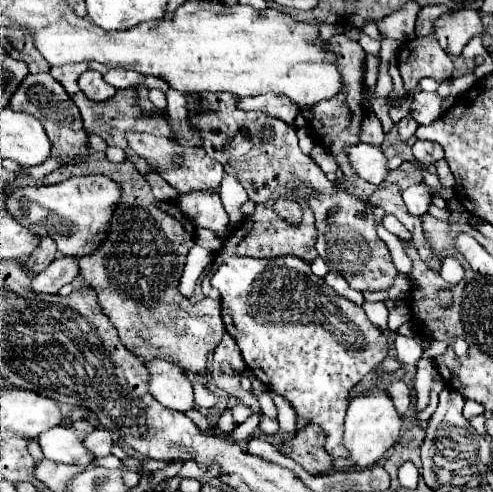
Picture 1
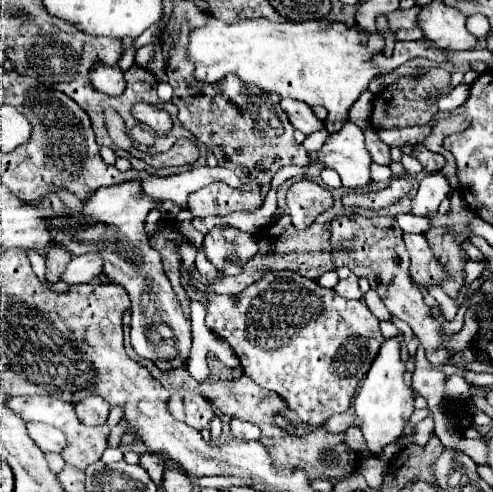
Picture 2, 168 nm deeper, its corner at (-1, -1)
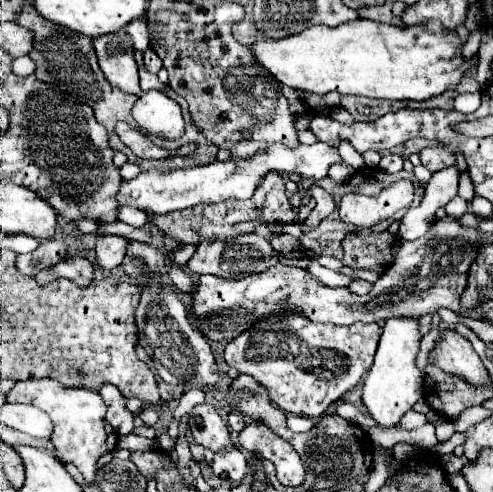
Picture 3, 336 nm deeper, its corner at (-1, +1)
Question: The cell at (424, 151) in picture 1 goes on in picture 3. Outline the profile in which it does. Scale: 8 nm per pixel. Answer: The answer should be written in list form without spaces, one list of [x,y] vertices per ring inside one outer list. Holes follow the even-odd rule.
[[[445,147],[423,149],[423,151],[419,153],[419,157],[421,157],[421,163],[423,163],[431,173],[455,165],[455,155],[453,155],[449,149],[445,149]]]

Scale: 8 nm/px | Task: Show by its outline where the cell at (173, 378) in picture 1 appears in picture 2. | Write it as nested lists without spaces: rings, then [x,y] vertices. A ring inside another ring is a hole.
[[[187,389],[173,391],[171,401],[169,401],[169,411],[175,419],[187,423],[189,427],[197,431],[209,429],[209,423],[217,415],[215,407],[205,397]]]

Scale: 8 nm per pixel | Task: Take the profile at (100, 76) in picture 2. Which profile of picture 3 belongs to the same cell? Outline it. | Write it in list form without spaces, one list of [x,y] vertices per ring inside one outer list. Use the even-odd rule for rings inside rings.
[[[121,29],[121,33],[111,33],[95,39],[93,47],[97,51],[103,75],[113,87],[125,93],[135,93],[135,95],[143,93],[139,89],[139,75],[137,75],[139,67],[133,59],[133,45],[125,29]]]

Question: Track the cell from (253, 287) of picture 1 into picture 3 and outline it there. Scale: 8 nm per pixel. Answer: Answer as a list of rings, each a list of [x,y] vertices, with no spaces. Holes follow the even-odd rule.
[[[279,311],[227,341],[225,361],[265,385],[273,403],[283,411],[319,419],[369,371],[379,335],[381,327],[377,323],[353,323],[347,327],[311,323],[299,311]]]

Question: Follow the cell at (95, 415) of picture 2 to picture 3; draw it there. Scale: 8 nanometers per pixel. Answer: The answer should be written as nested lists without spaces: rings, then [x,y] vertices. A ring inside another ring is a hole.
[[[103,385],[99,389],[99,395],[103,397],[105,405],[107,405],[107,413],[105,413],[105,421],[119,431],[119,435],[129,435],[133,429],[133,413],[129,413],[125,409],[125,397],[119,393],[117,387],[113,385]]]

